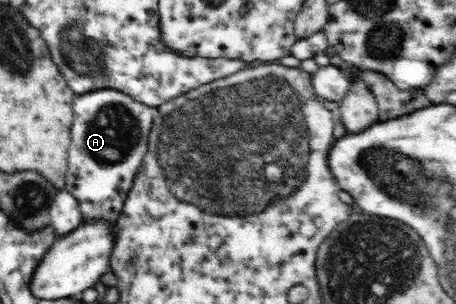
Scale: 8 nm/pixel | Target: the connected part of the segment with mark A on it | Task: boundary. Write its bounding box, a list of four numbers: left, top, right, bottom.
[65,90,156,224]

